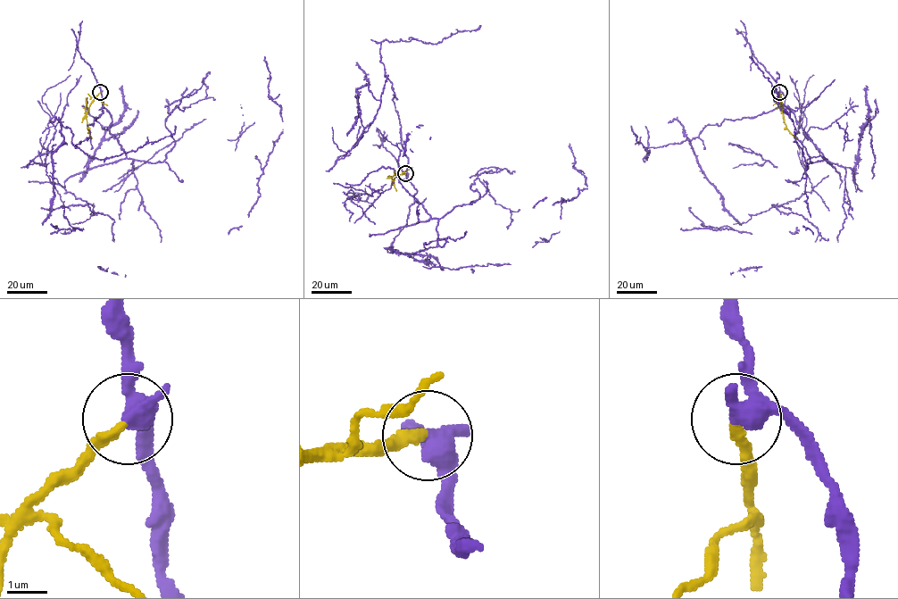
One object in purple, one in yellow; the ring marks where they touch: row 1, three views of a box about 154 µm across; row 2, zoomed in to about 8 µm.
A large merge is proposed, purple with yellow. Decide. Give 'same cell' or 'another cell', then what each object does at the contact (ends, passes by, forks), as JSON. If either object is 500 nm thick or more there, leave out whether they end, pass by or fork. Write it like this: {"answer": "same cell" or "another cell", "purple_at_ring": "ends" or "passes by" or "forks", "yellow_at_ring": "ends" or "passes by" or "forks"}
{"answer": "another cell", "purple_at_ring": "forks", "yellow_at_ring": "ends"}

